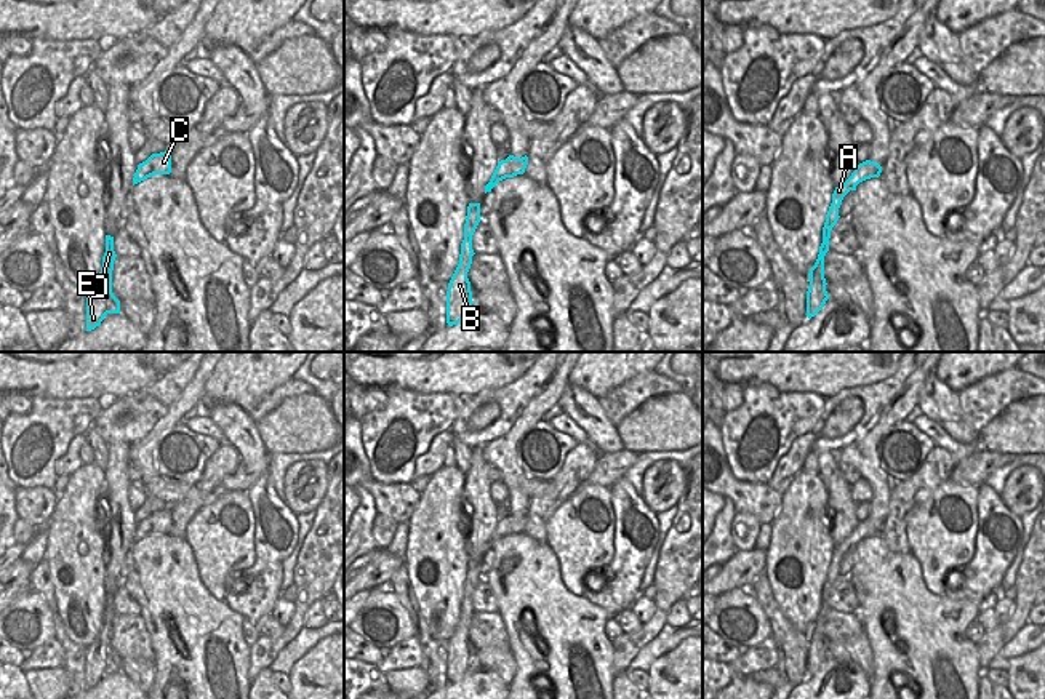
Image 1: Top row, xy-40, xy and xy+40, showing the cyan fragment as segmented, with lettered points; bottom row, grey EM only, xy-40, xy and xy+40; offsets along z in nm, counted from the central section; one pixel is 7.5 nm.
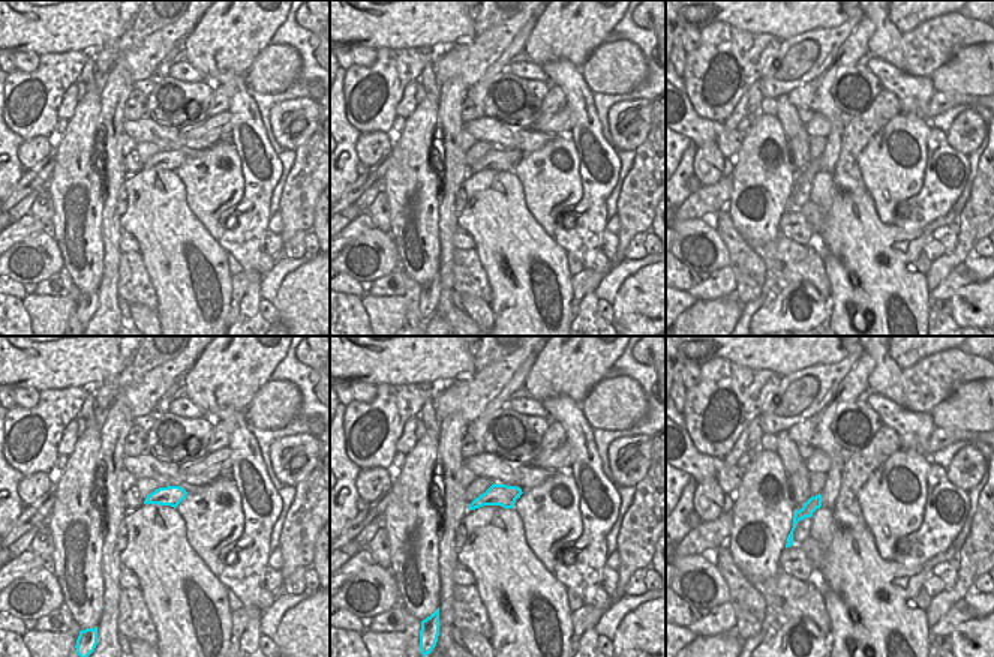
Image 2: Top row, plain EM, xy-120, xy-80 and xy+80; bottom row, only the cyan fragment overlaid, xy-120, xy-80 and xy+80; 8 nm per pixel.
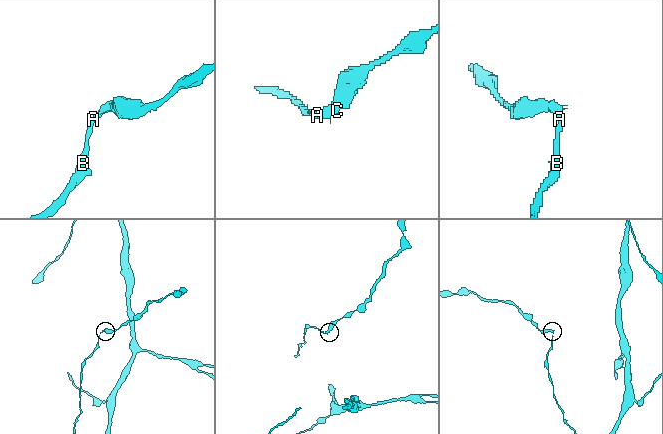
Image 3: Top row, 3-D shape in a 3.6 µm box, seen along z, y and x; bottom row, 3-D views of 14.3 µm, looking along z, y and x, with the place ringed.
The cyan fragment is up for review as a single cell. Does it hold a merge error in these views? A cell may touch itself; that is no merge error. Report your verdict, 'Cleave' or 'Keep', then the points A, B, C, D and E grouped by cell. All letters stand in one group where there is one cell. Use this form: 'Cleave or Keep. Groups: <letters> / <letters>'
Keep. Groups: A B C D E.

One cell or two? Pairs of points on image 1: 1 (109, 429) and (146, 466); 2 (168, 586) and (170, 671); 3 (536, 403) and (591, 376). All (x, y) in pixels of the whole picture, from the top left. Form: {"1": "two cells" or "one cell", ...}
{"1": "two cells", "2": "one cell", "3": "two cells"}

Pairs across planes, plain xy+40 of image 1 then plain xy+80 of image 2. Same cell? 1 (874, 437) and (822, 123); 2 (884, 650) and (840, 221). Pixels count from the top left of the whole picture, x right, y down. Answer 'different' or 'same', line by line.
1: different
2: same

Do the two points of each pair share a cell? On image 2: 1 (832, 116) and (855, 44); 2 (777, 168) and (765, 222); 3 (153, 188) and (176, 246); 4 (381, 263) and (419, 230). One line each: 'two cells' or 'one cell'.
1: one cell
2: one cell
3: one cell
4: two cells

